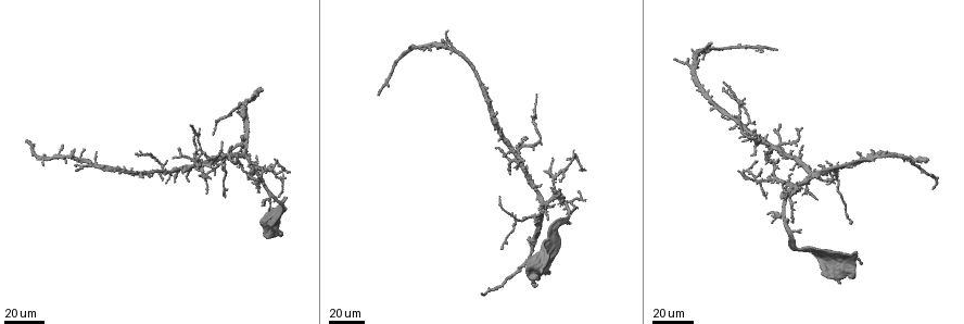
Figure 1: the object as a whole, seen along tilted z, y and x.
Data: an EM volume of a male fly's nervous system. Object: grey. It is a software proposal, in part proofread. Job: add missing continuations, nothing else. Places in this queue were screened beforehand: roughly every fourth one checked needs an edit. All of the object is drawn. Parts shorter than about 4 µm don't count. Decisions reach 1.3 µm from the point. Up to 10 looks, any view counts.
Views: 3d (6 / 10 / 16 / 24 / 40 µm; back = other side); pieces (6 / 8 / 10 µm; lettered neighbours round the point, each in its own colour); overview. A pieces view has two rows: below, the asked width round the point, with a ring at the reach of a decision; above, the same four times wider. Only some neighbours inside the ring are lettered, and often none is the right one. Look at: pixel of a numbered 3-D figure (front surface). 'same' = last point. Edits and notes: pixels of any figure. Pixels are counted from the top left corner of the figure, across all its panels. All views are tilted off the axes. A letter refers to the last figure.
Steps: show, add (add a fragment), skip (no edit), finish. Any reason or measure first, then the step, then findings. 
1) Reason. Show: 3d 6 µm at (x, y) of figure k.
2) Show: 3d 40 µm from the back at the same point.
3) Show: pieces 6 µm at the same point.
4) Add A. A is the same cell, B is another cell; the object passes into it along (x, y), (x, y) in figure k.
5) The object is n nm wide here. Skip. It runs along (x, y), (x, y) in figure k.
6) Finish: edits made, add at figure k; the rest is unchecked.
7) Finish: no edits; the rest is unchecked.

Thin end. Show: 3d 40 µm at (572, 151) of figure 1.

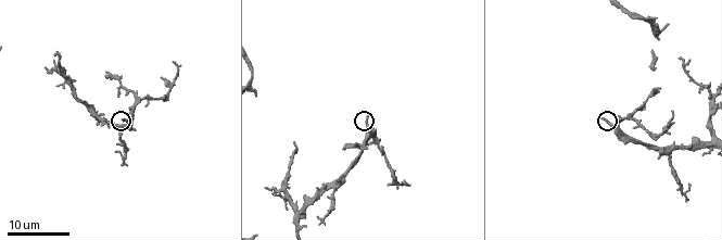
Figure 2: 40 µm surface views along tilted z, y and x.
Show: pieces 6 µm at (122, 120) of figure 2.

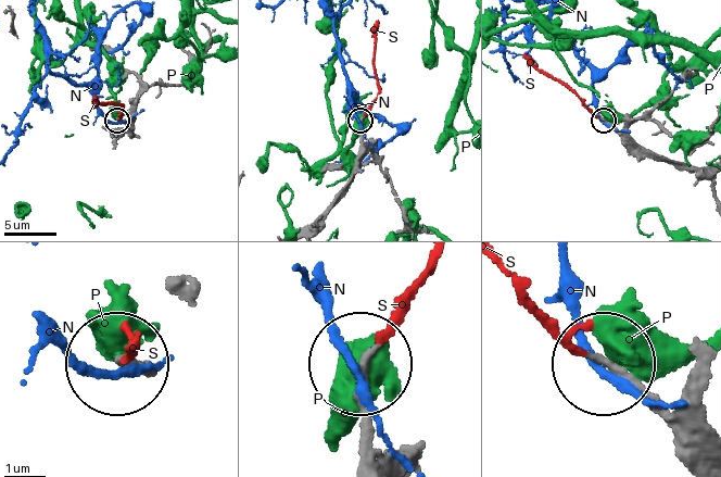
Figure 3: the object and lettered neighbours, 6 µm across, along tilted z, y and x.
Add S. S is the same cell, N and P are other cells; the object passes into it along (358, 150), (361, 122), (378, 90), (374, 66), (378, 21) in figure 3; it goes on there.

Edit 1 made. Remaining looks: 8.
Show: overview.

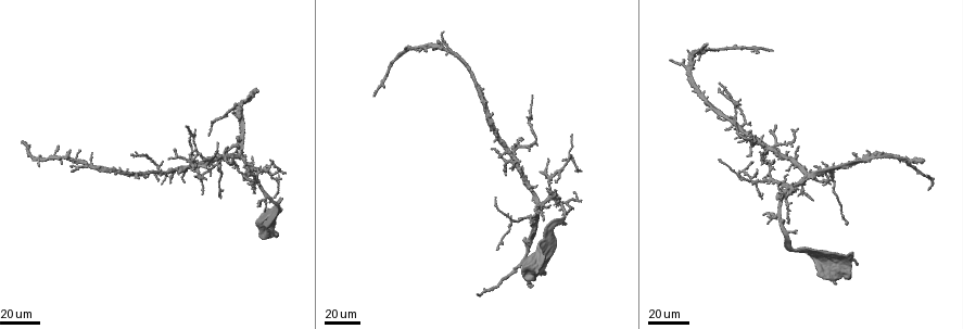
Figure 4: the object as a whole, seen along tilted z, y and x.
An open end. Show: 3d 24 µm at (776, 126) of figure 4.

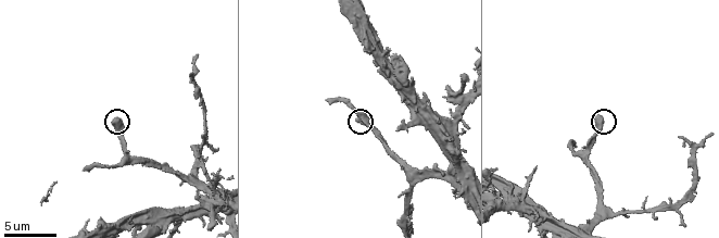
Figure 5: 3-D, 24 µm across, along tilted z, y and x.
Show: 3d 10 µm at (598, 117) of figure 5.

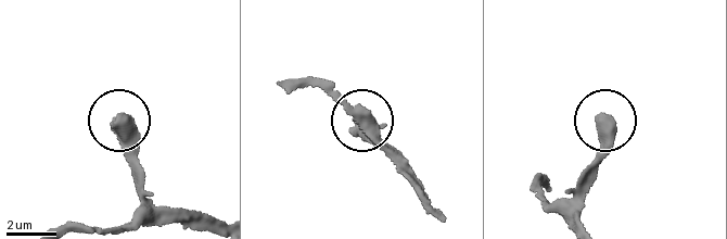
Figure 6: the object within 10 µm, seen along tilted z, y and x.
What lies round it. Show: pieces 6 µm at (120, 118) of figure 6.

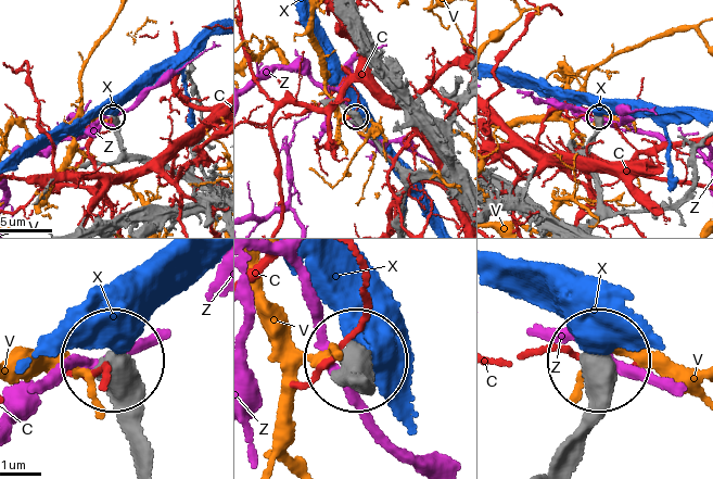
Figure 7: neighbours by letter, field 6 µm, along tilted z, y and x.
Skip. C, V, X and Z are other cells; no lettered fragment goes on from it.

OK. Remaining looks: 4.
Tapers out. Show: 3d 40 µm at (244, 150) of figure 1.

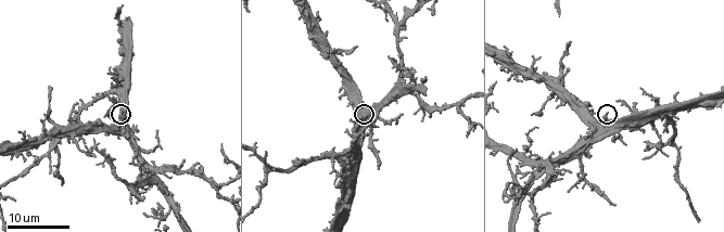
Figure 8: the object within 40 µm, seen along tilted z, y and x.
Show: pieces 6 µm at (121, 113) of figure 8.

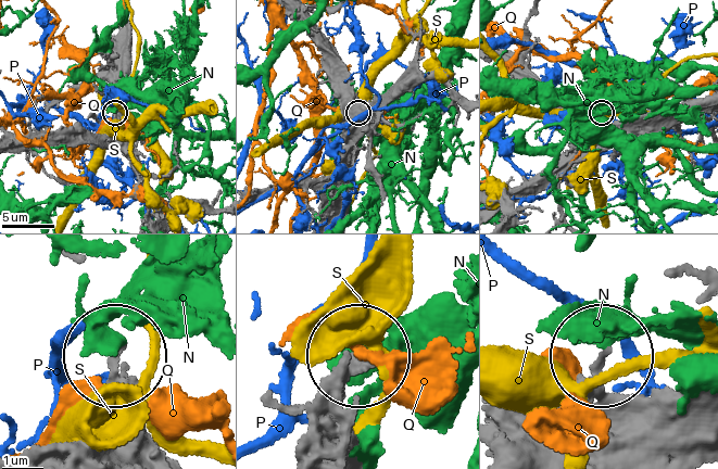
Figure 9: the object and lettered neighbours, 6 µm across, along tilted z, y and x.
Skip. N, P, Q and S are other cells; no lettered fragment goes on from it.

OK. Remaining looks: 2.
Branch stops here. Show: 3d 24 µm at (377, 93) of figure 1.

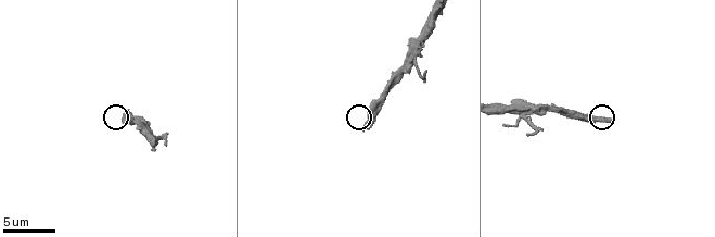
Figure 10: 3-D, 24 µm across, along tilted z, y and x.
Show: pieces 10 µm at (362, 131) of figure 10.

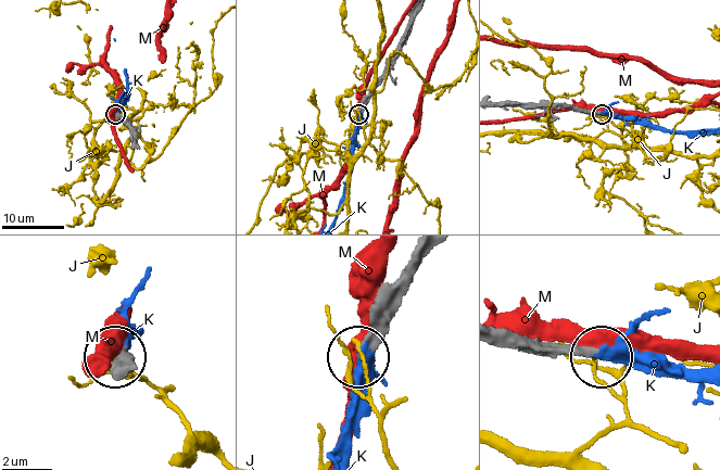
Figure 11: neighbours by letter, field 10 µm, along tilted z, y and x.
The object is 230 nm wide here. Add K. K is the same cell, J and M are other cells; the cell continues.

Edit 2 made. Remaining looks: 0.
Finish: edits made, add at figure 3, add at figure 11; the rest is unchecked.

